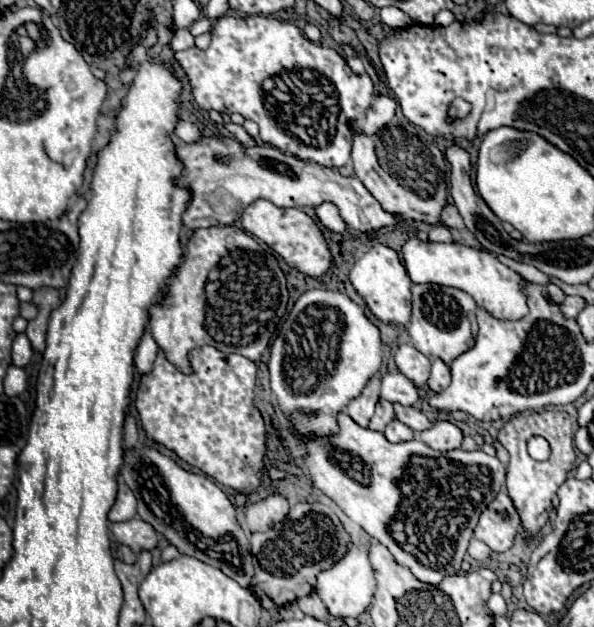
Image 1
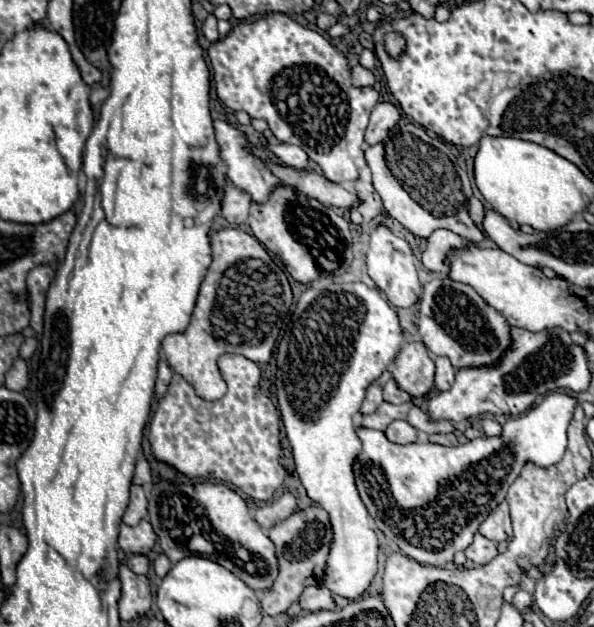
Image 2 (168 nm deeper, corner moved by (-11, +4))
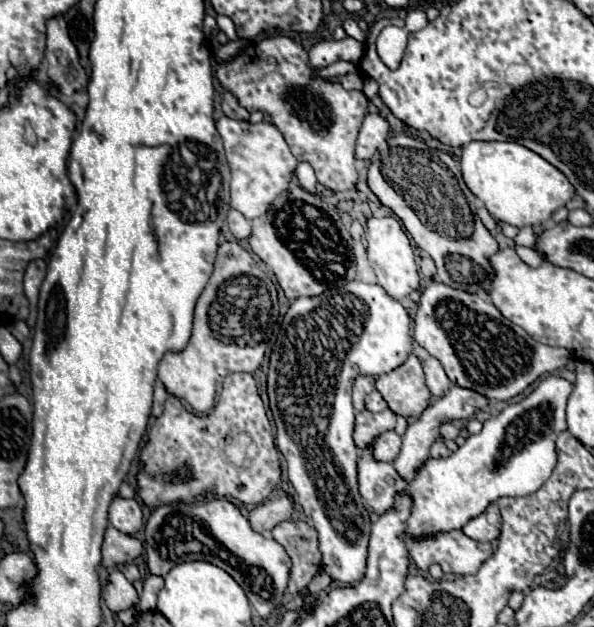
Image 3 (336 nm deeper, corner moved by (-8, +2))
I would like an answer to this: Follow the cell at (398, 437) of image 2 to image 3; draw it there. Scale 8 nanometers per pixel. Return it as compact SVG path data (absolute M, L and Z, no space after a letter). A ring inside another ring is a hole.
M393 430L383 432L375 444L373 444L373 460L377 462L393 462L401 450L401 436L397 436Z

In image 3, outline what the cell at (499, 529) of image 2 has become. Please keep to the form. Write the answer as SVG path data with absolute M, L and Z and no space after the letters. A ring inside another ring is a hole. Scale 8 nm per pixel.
M489 504L487 510L483 514L479 514L477 518L471 518L465 526L463 532L479 542L491 542L499 536L501 530L501 514L499 508L495 504Z

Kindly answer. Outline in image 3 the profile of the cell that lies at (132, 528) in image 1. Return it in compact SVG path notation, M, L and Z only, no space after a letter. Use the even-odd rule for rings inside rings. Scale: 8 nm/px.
M107 526L101 552L103 552L101 566L111 568L117 564L131 564L137 556L141 556L143 546L135 536L123 534L123 532L115 530L113 526Z

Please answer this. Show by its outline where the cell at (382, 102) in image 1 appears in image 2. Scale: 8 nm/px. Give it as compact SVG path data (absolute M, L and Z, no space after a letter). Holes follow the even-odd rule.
M392 102L376 104L370 116L370 124L366 128L366 142L368 144L382 142L388 136L390 128L396 126L398 120L400 120L400 110Z

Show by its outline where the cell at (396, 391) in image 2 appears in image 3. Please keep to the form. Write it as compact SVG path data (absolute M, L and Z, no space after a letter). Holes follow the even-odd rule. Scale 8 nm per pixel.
M373 390L369 394L369 398L365 398L365 410L369 412L381 412L381 410L387 410L387 404L385 400L381 398L381 394L377 390Z

